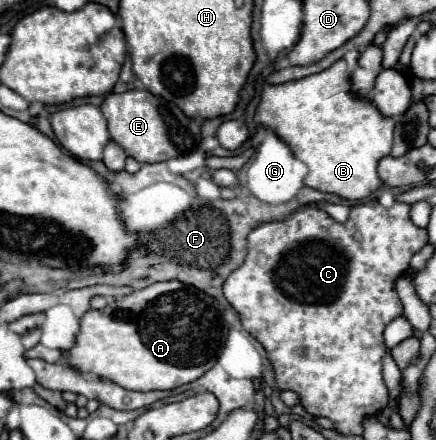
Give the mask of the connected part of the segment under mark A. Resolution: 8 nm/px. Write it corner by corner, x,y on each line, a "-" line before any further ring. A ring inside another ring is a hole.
166,281
134,291
126,297
116,297
116,301
112,301
104,309
86,311
80,319
76,343
66,351
66,359
72,369
78,369
80,373
92,373
100,379
110,379
124,389
174,389
198,379
200,375
204,375
204,371
216,365
226,333
228,327
214,297
196,291
194,287
188,287
180,281

